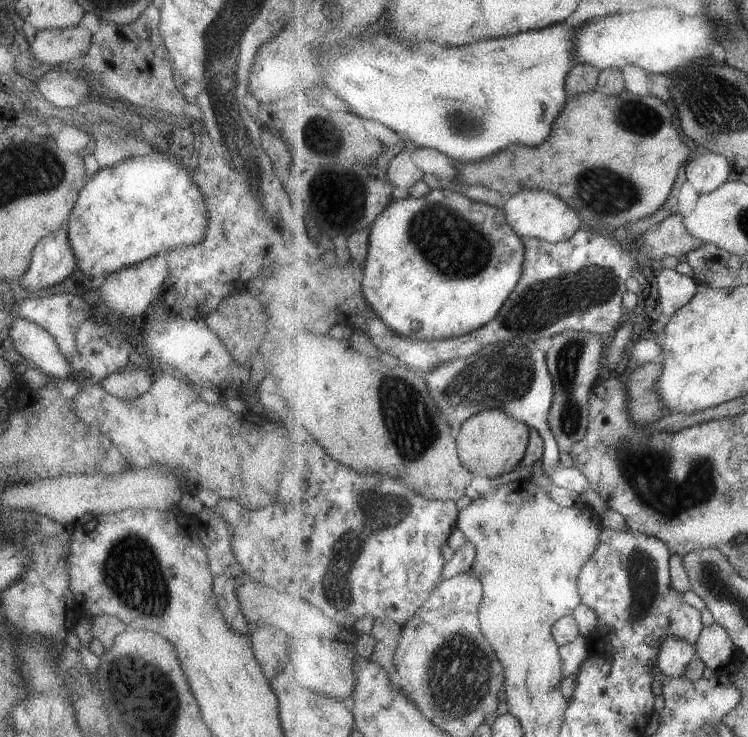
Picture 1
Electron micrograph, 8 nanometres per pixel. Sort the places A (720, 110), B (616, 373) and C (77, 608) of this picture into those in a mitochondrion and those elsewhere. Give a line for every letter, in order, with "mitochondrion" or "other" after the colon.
A: mitochondrion
B: other
C: other

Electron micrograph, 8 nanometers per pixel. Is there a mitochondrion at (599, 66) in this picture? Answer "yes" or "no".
no

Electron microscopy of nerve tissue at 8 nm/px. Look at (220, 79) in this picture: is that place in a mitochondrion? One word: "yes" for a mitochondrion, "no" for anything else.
yes

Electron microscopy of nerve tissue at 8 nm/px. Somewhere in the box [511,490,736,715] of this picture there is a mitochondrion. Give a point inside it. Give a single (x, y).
(643, 575)

